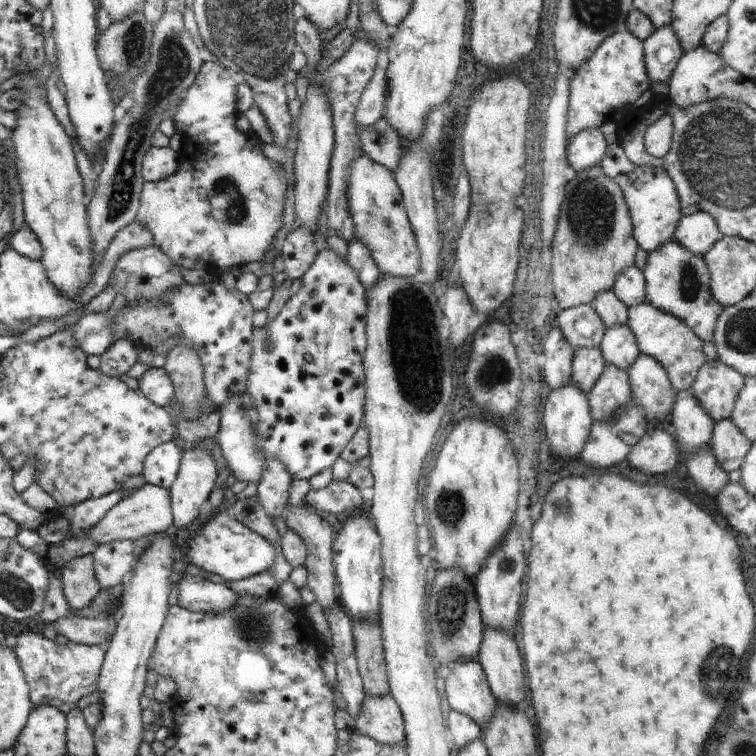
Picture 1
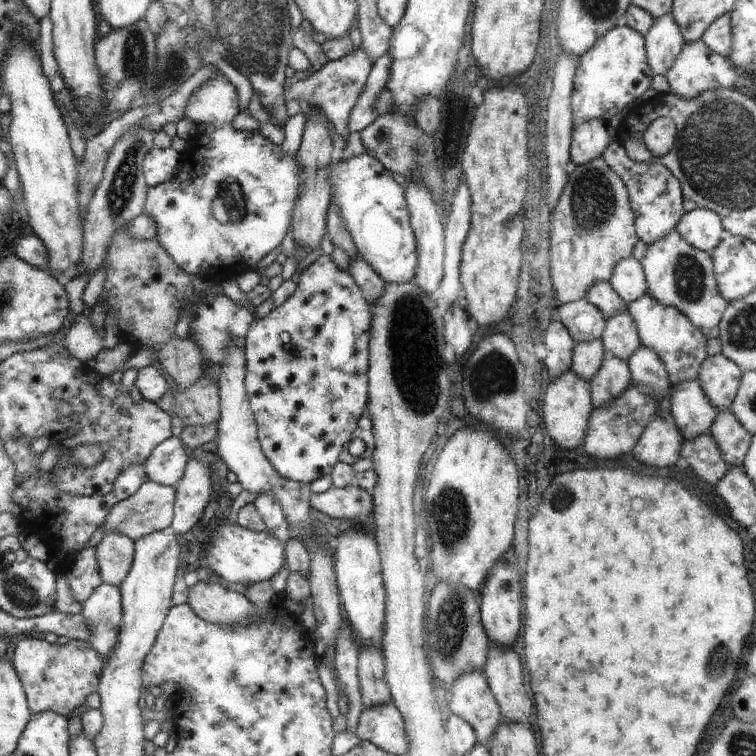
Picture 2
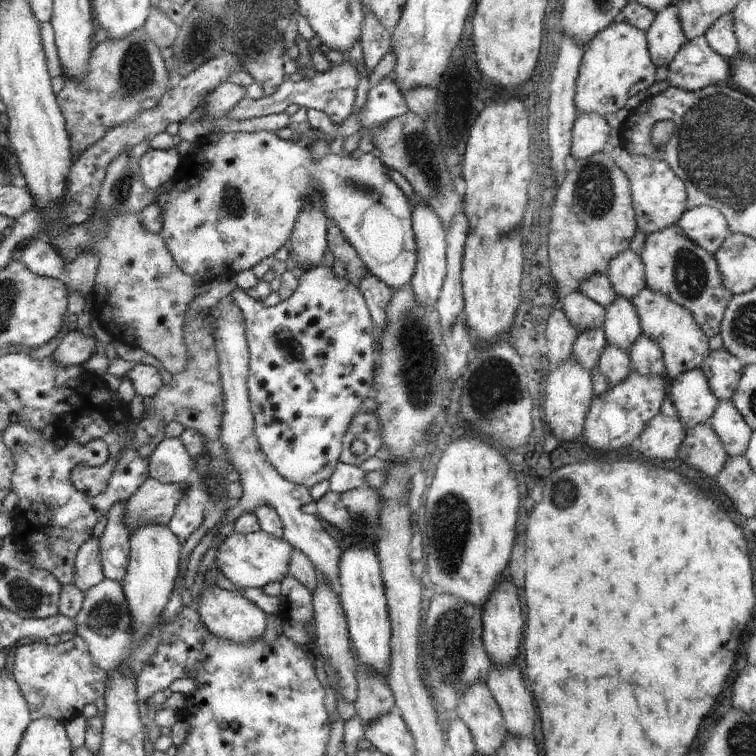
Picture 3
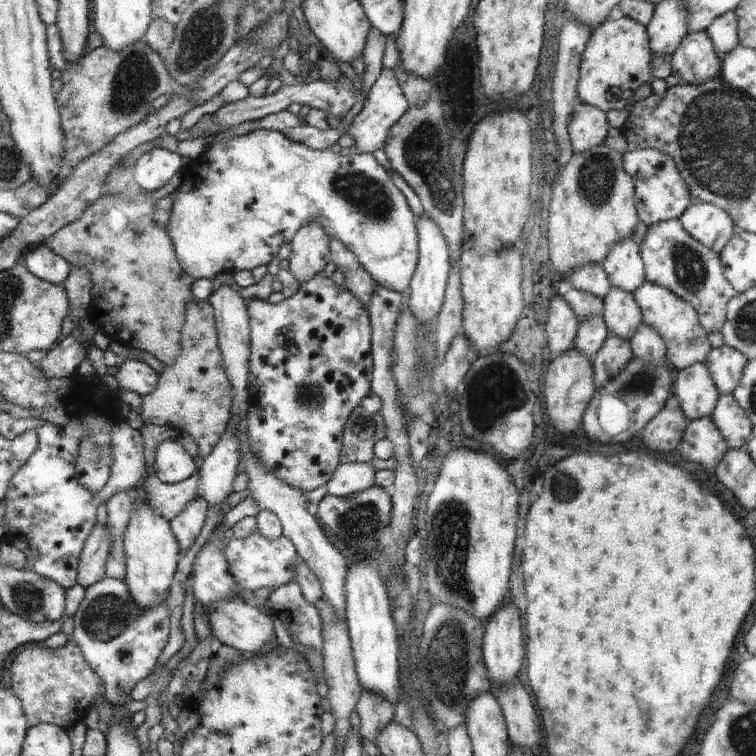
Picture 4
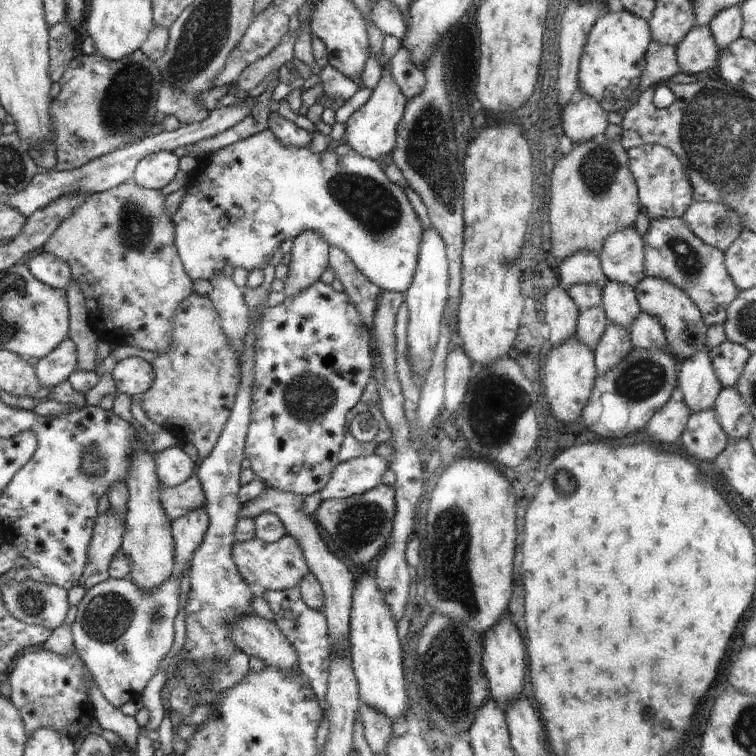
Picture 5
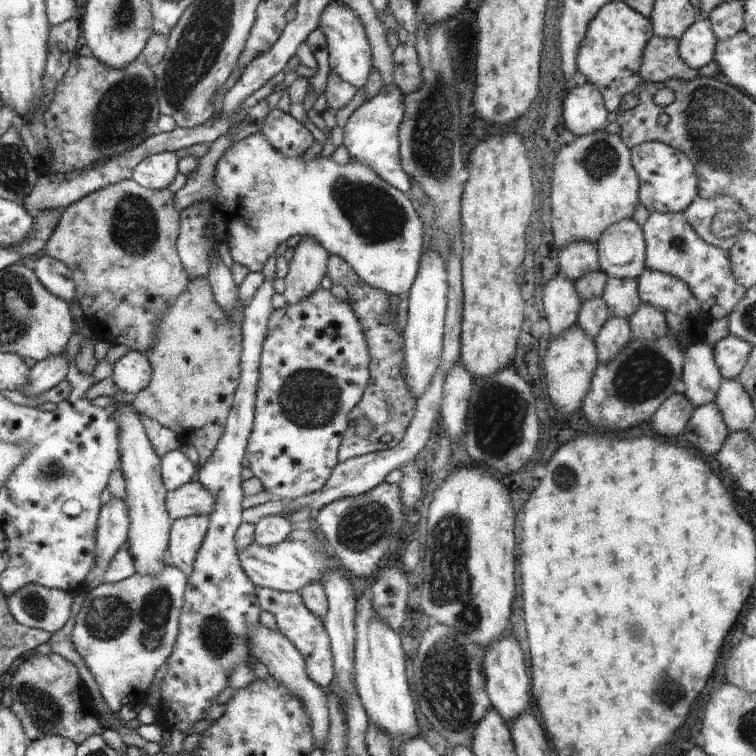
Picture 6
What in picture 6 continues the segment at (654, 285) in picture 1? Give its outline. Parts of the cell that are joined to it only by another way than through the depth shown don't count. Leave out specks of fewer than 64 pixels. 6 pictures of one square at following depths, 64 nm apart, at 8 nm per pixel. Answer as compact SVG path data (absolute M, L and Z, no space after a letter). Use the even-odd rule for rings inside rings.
M651 213L641 229L645 238L646 269L683 280L700 301L703 313L710 316L708 322L729 316L746 289L734 280L727 250L704 242L688 224L684 213Z

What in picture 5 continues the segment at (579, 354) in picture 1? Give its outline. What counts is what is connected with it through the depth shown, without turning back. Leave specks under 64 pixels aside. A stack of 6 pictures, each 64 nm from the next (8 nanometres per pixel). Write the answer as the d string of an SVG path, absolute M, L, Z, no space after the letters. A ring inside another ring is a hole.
M601 306L580 311L577 318L575 338L594 352L609 323Z

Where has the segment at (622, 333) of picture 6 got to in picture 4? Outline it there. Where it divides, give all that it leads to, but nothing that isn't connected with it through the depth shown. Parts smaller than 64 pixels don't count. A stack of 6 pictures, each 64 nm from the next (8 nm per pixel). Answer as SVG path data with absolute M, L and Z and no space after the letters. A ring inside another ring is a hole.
M608 333L592 361L595 388L602 388L608 380L618 376L618 372L624 370L632 358L631 340Z

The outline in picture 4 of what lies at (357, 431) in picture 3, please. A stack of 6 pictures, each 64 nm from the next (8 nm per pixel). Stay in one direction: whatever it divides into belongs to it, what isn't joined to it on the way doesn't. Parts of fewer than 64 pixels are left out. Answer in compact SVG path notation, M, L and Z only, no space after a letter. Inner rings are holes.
M358 405L355 410L350 412L351 418L345 424L343 431L343 448L340 452L339 460L341 463L360 462L368 463L375 458L374 445L379 440L386 437L385 422L382 414L378 411L374 413L374 424L376 424L376 434L370 441L361 441L353 434L353 424L361 422L366 417L362 405Z

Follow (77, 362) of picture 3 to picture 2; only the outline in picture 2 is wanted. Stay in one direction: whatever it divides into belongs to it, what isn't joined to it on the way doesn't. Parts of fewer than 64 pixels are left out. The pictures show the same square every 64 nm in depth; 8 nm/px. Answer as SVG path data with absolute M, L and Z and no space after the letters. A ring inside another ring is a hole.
M86 314L86 316L78 315L76 317L76 322L68 330L63 342L66 350L70 352L70 356L89 364L96 354L105 348L104 340L105 338L102 338L98 334L98 330L94 328L90 316Z

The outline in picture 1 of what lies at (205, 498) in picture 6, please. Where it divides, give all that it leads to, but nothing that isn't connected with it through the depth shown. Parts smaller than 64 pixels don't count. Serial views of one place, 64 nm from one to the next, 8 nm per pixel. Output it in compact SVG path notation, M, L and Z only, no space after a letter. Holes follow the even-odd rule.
M145 484L131 497L122 499L114 508L111 508L98 524L87 530L83 540L89 538L99 545L128 539L134 542L136 539L164 534L172 523L173 510L169 489Z

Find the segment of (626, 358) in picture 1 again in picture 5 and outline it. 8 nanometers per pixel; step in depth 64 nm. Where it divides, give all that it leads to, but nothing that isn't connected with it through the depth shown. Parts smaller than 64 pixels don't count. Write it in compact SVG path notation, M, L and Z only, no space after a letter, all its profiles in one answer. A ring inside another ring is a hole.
M608 280L602 292L601 307L609 322L628 332L636 317L642 313L634 289L635 287Z

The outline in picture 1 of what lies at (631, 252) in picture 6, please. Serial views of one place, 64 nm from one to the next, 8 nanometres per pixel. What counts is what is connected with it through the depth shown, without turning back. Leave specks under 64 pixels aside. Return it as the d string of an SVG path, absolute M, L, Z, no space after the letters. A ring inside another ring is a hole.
M635 265L626 267L617 277L611 290L628 308L646 300L645 276Z

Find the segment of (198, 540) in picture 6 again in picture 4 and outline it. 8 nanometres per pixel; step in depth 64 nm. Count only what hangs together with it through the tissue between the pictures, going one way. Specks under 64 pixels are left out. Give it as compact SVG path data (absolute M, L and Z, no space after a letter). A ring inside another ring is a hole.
M196 496L188 506L182 508L182 512L170 521L170 527L180 550L180 556L189 550L196 538L202 532L206 520L206 512L209 508L202 496Z

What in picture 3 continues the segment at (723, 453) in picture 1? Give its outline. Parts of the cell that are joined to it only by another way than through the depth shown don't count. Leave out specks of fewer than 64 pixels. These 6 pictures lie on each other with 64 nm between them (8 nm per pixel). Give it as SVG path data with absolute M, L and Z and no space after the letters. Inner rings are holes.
M720 400L708 424L722 440L727 457L745 455L753 431L731 401Z

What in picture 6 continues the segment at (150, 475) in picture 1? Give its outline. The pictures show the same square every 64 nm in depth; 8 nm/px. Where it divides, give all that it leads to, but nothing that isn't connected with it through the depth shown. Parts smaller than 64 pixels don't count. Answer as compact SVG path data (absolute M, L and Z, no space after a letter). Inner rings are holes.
M181 449L167 452L159 457L161 479L167 491L173 491L196 479L199 465L195 465Z

